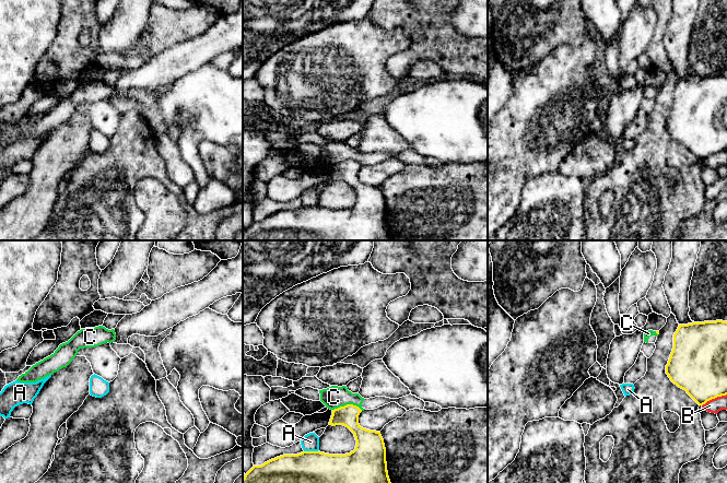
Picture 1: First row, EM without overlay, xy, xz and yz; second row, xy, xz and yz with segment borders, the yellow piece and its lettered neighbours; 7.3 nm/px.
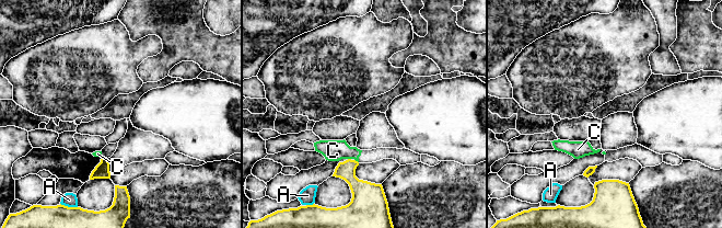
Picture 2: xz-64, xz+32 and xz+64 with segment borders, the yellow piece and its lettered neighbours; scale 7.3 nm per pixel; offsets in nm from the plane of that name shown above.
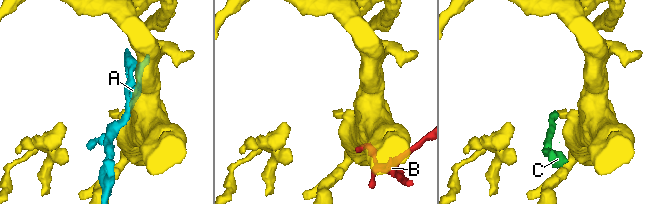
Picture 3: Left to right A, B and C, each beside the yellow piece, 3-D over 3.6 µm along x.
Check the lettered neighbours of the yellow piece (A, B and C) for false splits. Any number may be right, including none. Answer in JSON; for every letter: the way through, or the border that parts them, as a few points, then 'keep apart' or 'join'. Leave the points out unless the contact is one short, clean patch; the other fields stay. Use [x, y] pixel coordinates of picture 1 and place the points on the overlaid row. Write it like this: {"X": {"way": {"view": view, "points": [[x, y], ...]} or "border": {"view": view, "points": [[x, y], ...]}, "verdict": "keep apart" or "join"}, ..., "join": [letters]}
{"A": {"verdict": "keep apart"}, "B": {"verdict": "keep apart"}, "C": {"border": {"view": "xz", "points": [[332, 409], [355, 404], [362, 410]]}, "verdict": "keep apart"}, "join": []}

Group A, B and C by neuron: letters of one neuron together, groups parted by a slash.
A / B / C

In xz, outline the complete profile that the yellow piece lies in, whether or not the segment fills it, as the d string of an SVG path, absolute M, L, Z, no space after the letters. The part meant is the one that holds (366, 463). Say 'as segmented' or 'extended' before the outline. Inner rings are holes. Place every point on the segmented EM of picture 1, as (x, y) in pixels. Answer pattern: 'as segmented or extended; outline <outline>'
as segmented; outline M347 404L332 410L329 425L343 425L355 437L356 446L345 455L303 451L283 455L254 466L243 483L390 483L386 448L380 432L359 424L362 410Z

